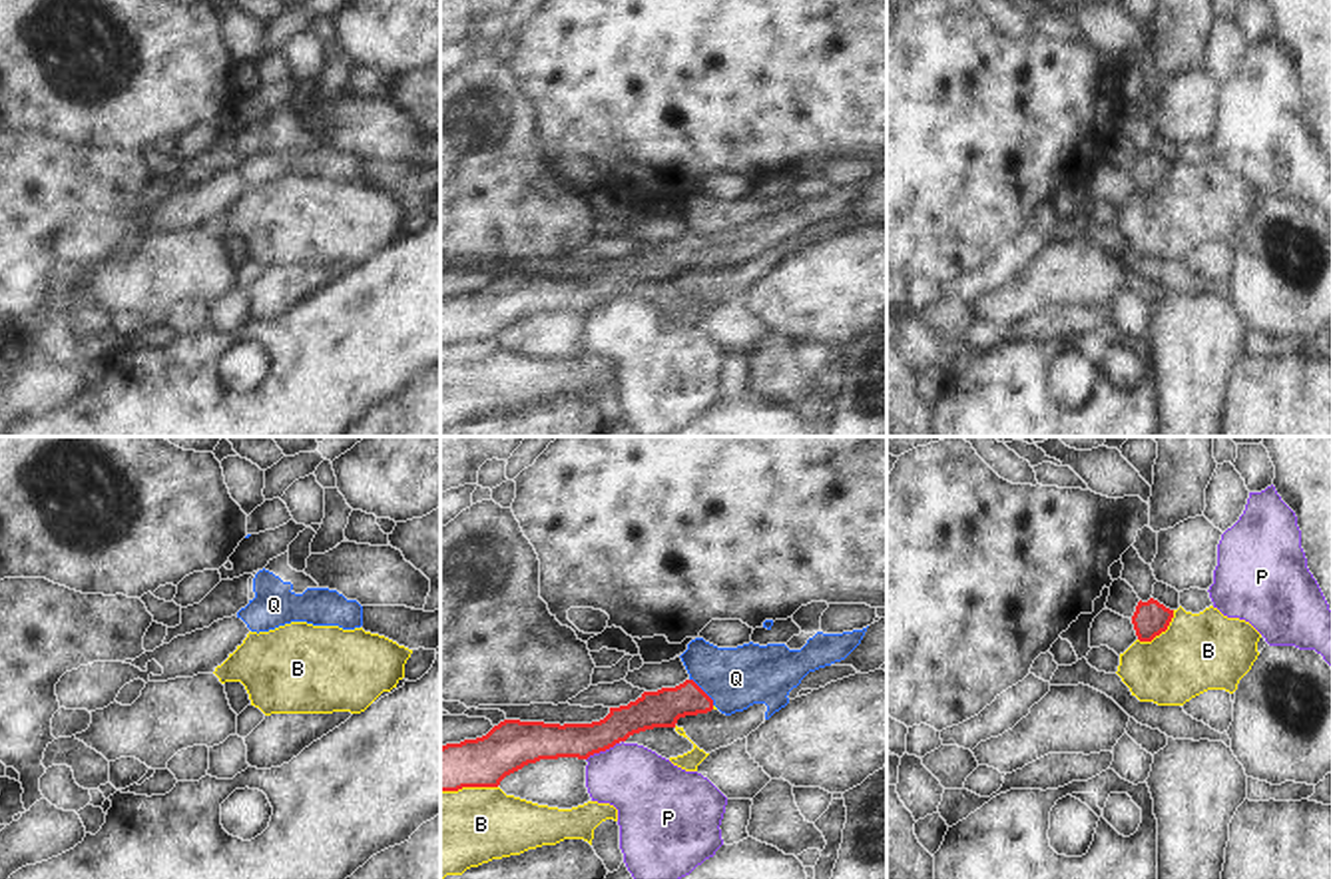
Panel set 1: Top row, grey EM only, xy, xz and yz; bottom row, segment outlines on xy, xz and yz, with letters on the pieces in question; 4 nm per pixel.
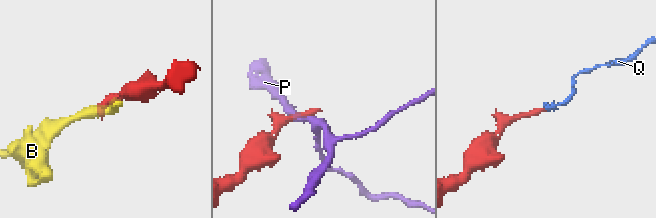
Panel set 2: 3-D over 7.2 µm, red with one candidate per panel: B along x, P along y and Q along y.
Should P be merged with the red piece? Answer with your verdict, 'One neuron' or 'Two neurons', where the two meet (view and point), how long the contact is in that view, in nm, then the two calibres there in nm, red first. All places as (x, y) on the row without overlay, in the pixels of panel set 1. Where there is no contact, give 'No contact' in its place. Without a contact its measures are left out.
Two neurons. Touches red at xz (602, 303). Shared border 150 nm. Thickness 140 nm (red) against 300 nm.

